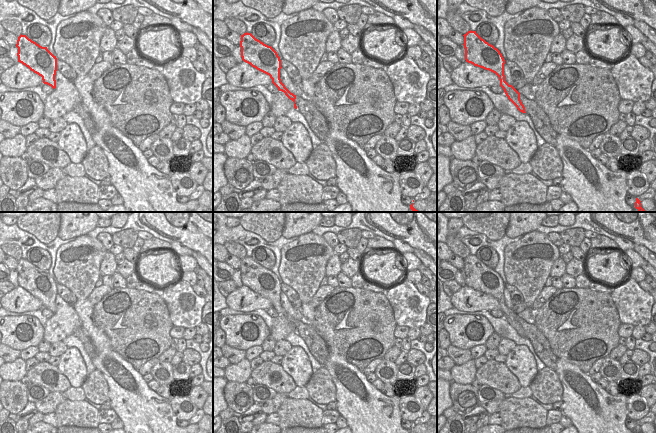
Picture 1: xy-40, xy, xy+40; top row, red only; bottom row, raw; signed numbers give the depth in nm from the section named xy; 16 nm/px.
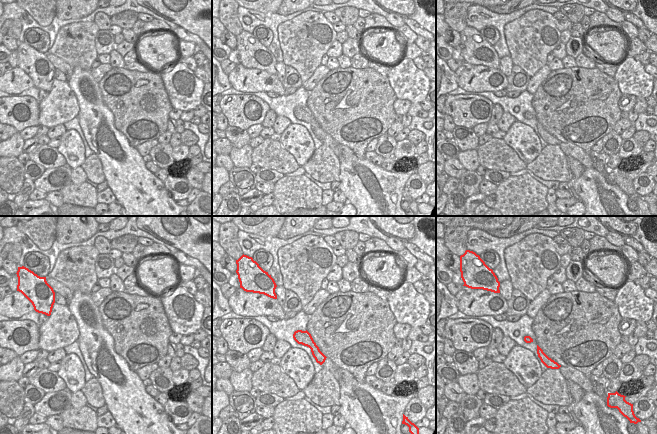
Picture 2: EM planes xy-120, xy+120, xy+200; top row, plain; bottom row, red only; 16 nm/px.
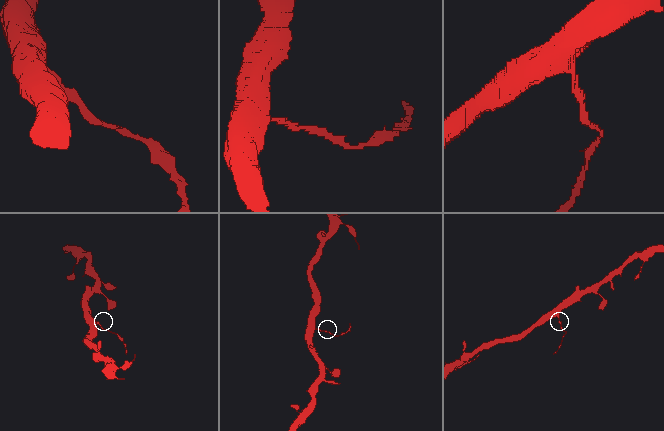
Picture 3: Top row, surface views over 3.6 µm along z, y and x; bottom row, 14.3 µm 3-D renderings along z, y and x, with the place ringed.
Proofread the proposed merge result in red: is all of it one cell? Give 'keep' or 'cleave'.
cleave

